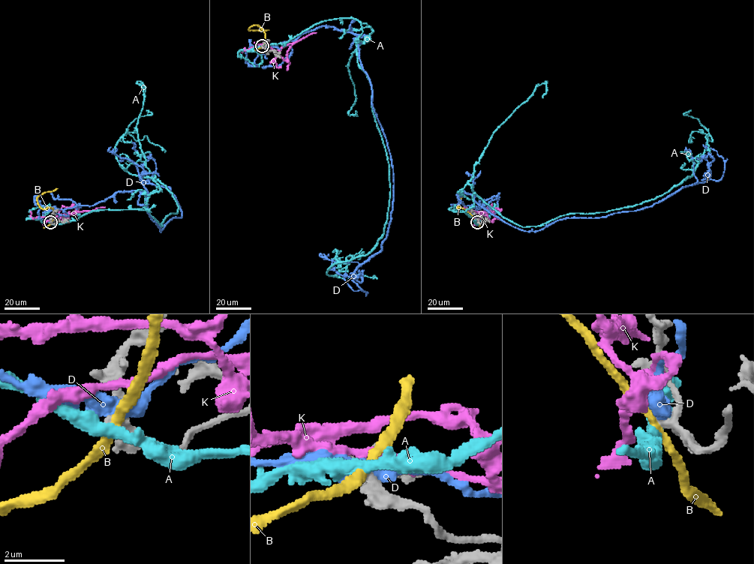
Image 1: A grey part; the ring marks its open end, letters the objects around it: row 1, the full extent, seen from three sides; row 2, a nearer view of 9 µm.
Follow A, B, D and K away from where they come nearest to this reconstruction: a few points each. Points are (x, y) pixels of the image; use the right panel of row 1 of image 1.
A: (478, 222), (449, 209), (469, 209), (476, 193), (530, 226), (634, 206), (692, 175), (708, 133), (710, 152)
B: (478, 222), (465, 209), (456, 209), (462, 195), (461, 188)
D: (478, 222), (481, 214), (458, 192), (526, 231), (652, 206), (682, 187), (719, 181), (725, 162), (707, 142)
K: (477, 220), (482, 216), (485, 215), (491, 220), (495, 217), (493, 211), (488, 207), (492, 203)

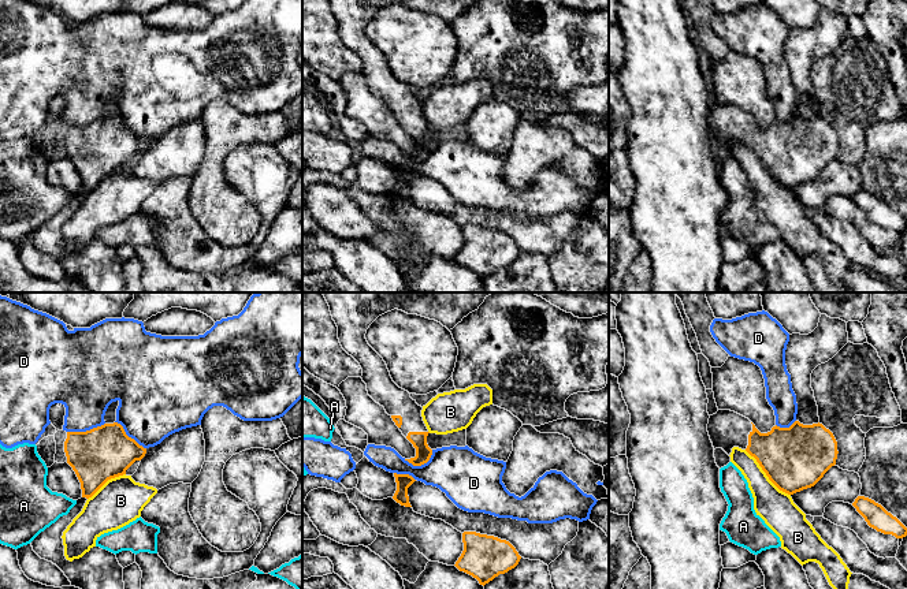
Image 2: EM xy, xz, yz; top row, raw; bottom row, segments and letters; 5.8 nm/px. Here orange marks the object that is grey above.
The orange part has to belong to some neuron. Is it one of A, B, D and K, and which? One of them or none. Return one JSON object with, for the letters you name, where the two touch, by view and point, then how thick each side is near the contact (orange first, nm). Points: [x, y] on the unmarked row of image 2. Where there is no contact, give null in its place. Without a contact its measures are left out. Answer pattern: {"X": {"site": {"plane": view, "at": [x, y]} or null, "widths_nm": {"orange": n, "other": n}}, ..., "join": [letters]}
{"join": []}

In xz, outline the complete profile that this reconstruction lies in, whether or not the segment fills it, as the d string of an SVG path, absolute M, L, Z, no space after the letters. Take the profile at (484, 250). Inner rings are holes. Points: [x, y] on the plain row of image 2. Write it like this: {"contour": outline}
{"contour": "M476 225L462 227L464 245L456 261L486 279L499 268L514 262L521 250L506 234Z"}

